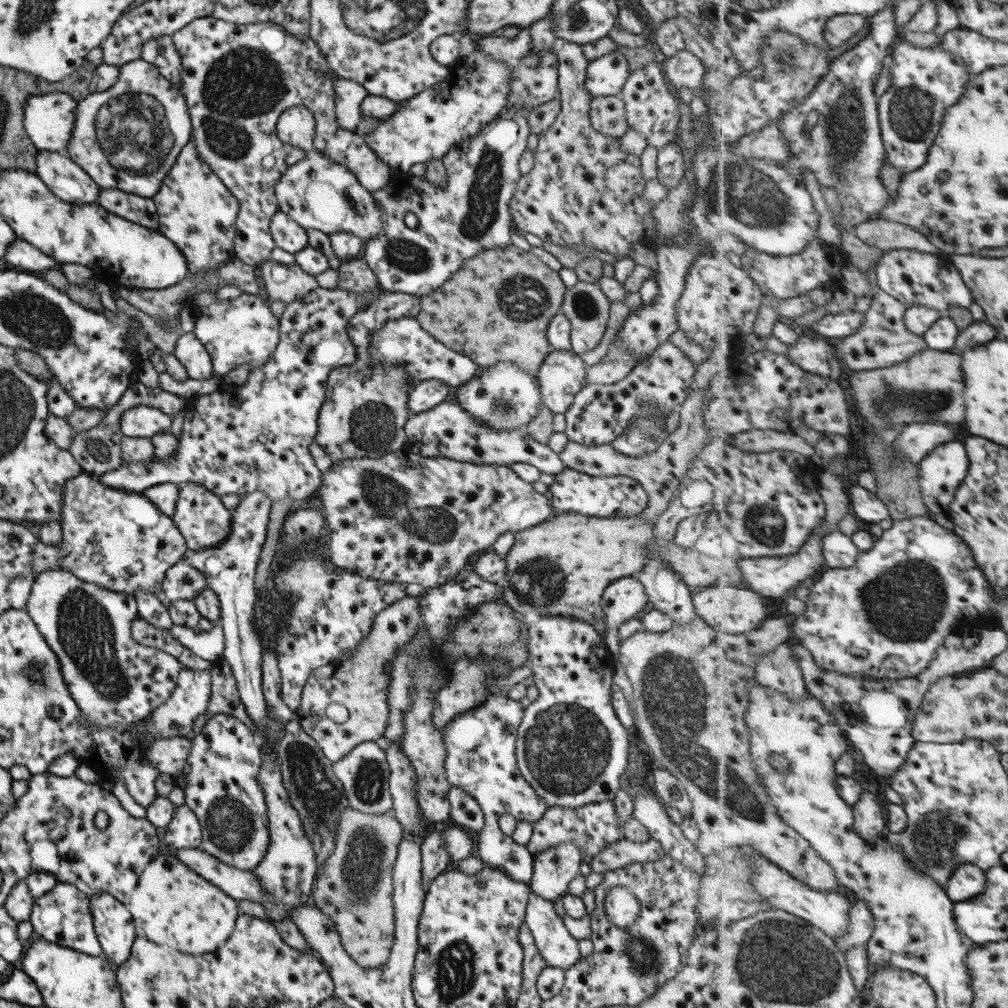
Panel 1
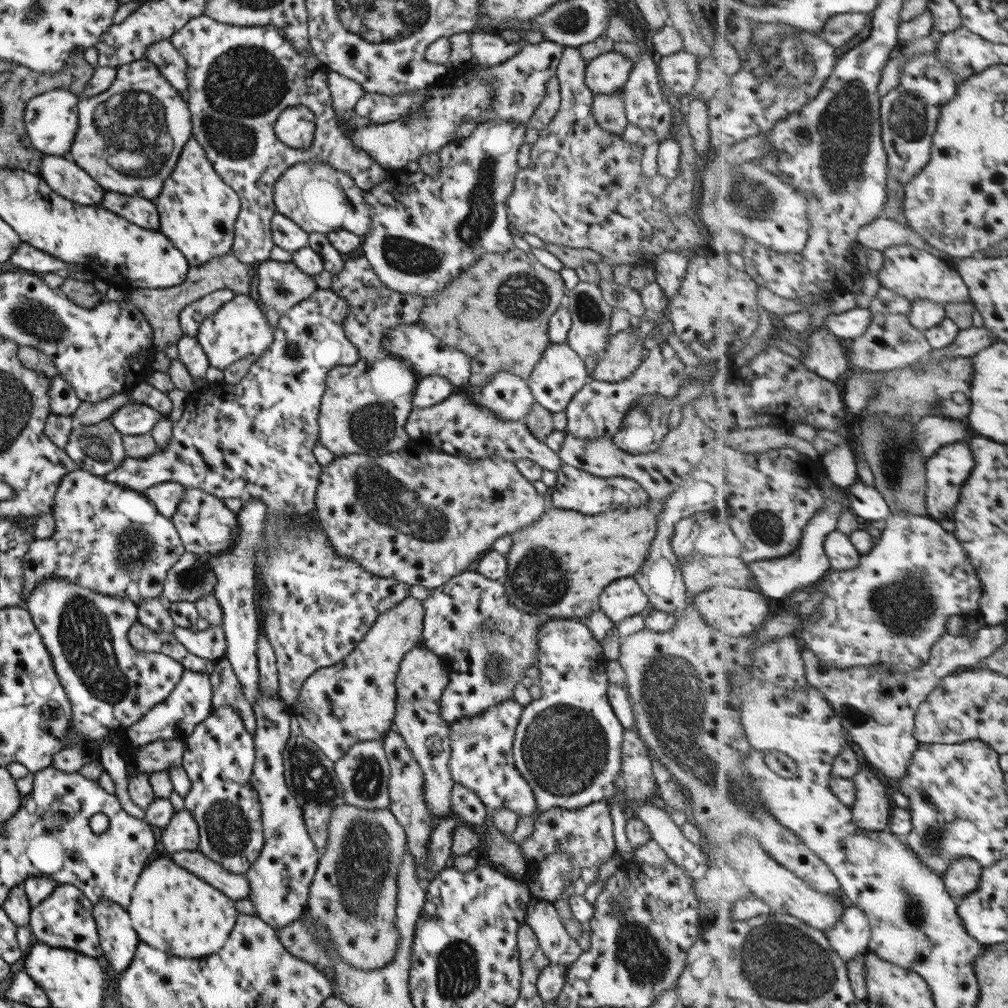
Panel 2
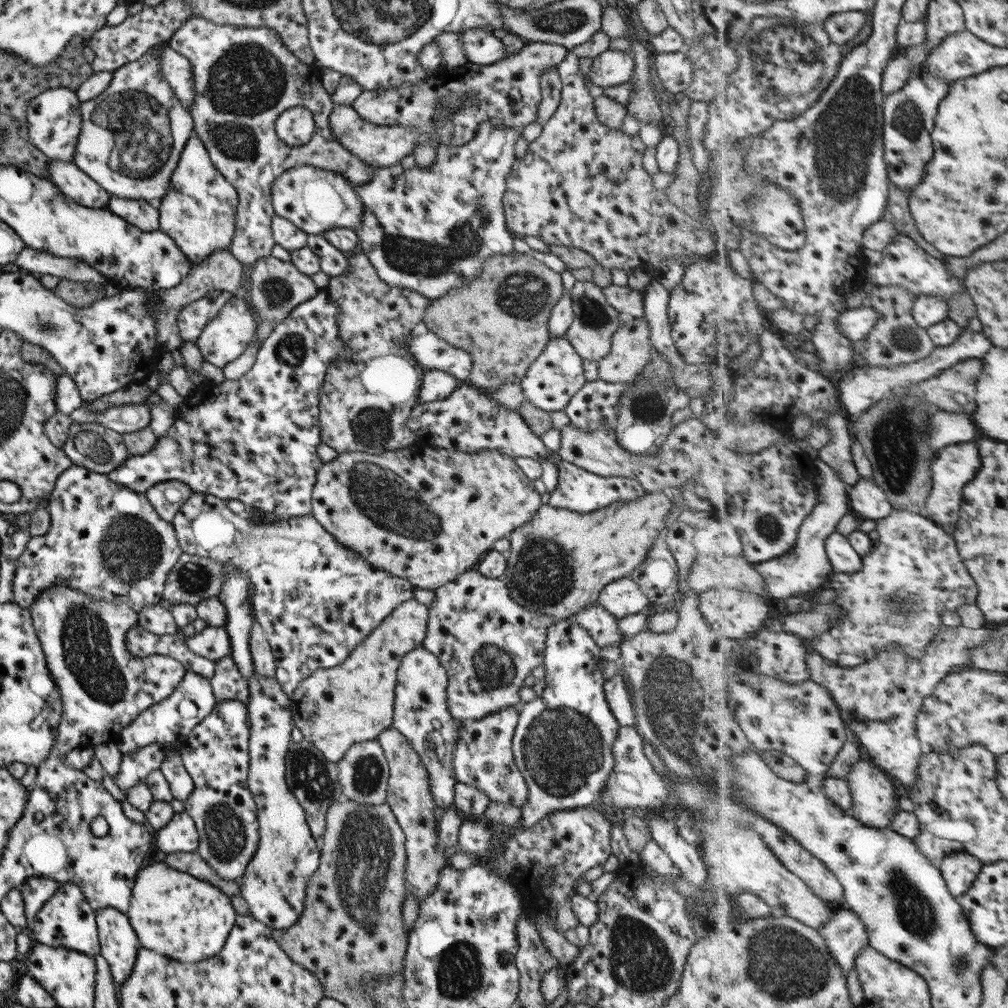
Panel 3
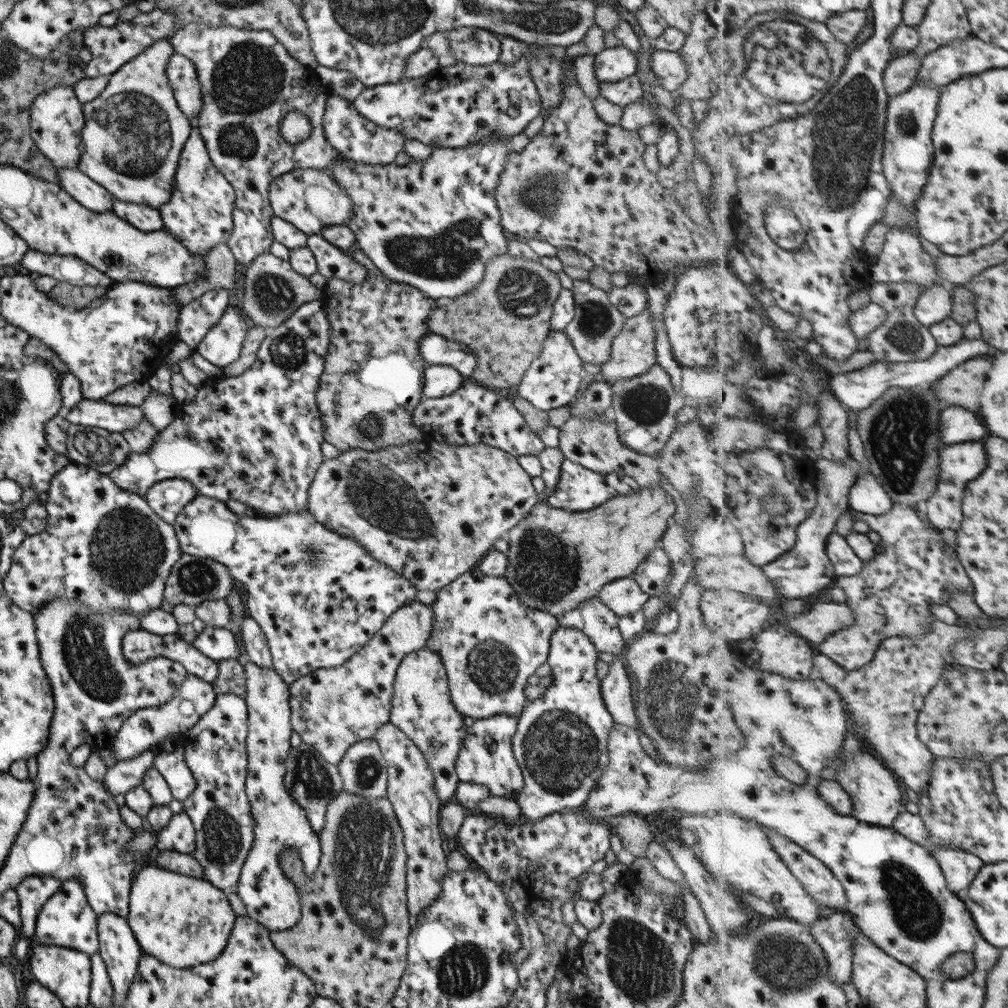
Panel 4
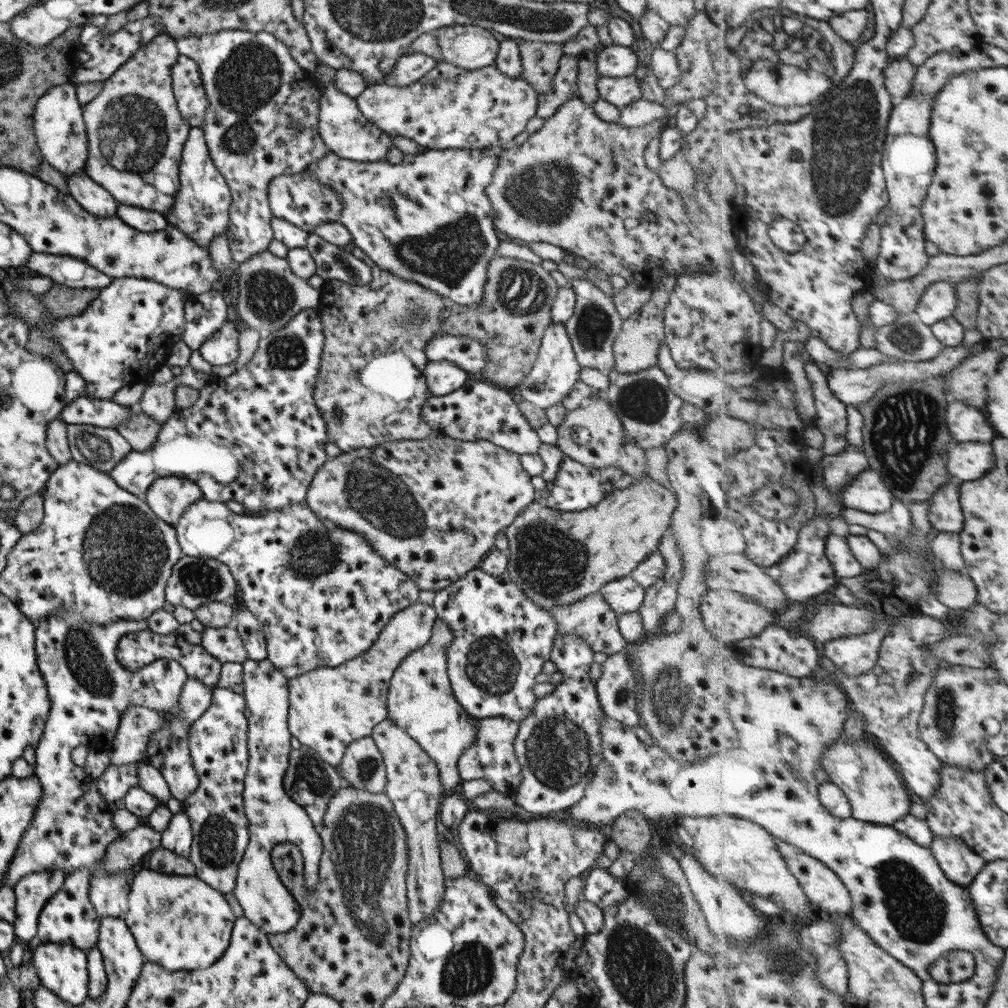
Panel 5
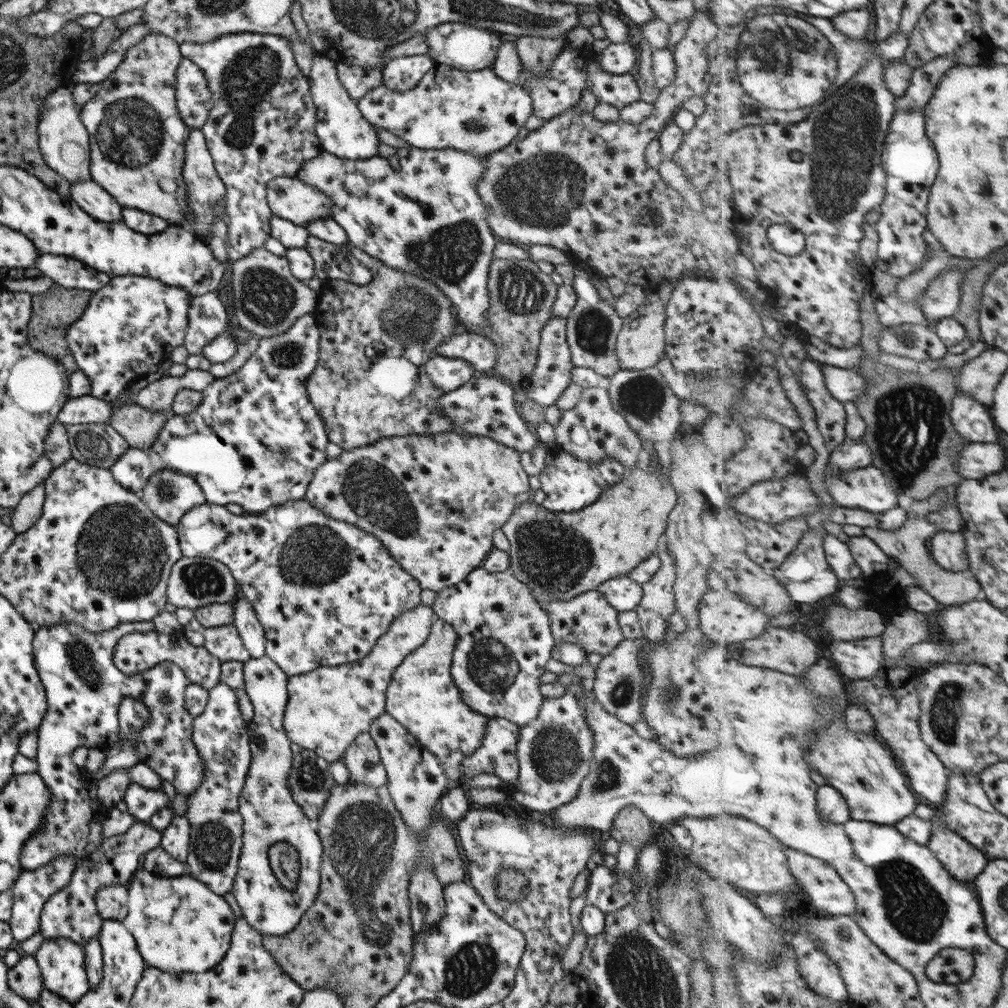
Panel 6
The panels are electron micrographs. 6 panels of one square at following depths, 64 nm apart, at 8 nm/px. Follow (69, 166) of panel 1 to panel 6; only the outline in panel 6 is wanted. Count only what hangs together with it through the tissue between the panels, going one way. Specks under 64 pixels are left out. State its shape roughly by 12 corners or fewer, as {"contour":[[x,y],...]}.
{"contour":[[91,179],[70,184],[70,199],[101,222],[121,221],[121,206]]}

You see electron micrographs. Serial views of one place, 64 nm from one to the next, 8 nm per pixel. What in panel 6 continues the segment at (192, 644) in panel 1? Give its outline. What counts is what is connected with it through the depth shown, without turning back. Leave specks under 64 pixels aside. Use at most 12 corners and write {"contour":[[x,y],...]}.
{"contour":[[233,625],[207,628],[202,647],[220,662],[251,658]]}

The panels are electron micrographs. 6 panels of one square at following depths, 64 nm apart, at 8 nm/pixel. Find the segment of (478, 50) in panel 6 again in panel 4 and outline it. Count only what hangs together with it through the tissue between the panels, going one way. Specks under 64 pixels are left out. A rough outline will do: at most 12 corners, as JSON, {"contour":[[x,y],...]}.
{"contour":[[490,31],[445,32],[450,52],[468,66],[493,64],[500,40]]}

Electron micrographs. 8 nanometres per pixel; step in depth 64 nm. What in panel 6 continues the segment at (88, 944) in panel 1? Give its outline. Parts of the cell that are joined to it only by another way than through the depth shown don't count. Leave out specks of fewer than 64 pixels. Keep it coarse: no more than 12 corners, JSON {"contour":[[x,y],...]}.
{"contour":[[135,822],[75,865],[39,915],[44,940],[85,946],[95,891],[127,885],[161,833]]}

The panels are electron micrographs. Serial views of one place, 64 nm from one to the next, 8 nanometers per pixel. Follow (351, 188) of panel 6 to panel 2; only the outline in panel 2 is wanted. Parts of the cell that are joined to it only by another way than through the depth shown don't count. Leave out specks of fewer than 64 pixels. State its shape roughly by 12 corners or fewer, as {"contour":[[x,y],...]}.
{"contour":[[499,118],[363,199],[384,291],[431,298],[485,252],[524,144]]}

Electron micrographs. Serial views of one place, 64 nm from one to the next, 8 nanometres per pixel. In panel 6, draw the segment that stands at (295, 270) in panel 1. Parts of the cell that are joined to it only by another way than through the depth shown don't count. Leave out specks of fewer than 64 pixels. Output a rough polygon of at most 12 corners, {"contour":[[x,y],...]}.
{"contour":[[263,247],[231,261],[233,316],[259,338],[313,312],[318,291]]}

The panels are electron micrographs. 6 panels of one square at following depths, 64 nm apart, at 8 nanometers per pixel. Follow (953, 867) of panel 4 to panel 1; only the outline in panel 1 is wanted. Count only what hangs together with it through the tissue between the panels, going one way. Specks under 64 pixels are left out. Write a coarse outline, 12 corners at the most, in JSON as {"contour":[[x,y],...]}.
{"contour":[[961,864],[947,892],[961,904],[987,890],[987,876],[977,864]]}

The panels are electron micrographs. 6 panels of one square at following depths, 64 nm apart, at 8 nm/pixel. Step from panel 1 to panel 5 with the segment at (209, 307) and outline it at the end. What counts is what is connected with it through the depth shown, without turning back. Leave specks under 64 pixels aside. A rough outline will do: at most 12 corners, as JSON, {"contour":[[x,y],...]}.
{"contour":[[227,319],[196,351],[212,366],[237,358],[243,327]]}

